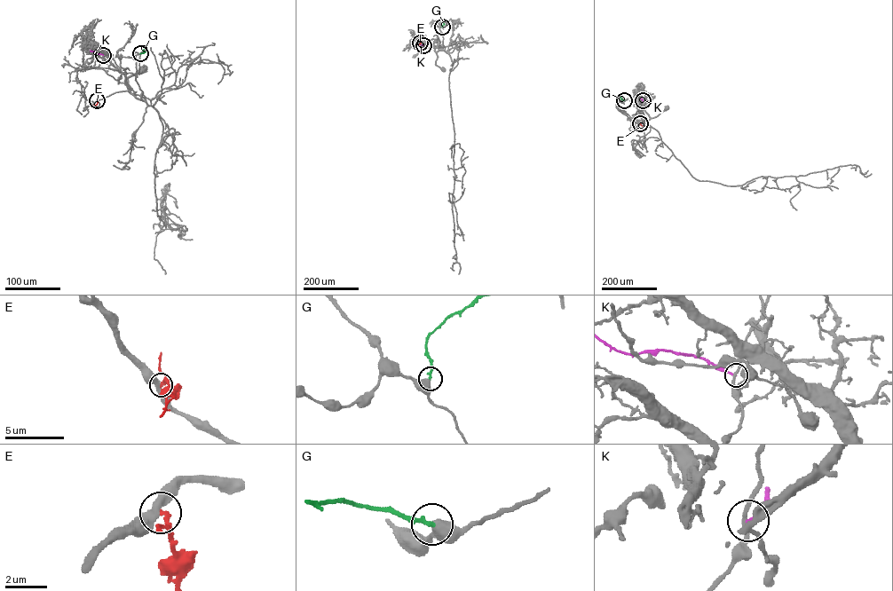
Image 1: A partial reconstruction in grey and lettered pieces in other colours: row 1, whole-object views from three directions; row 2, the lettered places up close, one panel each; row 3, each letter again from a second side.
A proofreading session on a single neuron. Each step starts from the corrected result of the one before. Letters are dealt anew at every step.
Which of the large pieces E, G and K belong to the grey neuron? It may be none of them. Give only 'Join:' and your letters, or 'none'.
Join: none

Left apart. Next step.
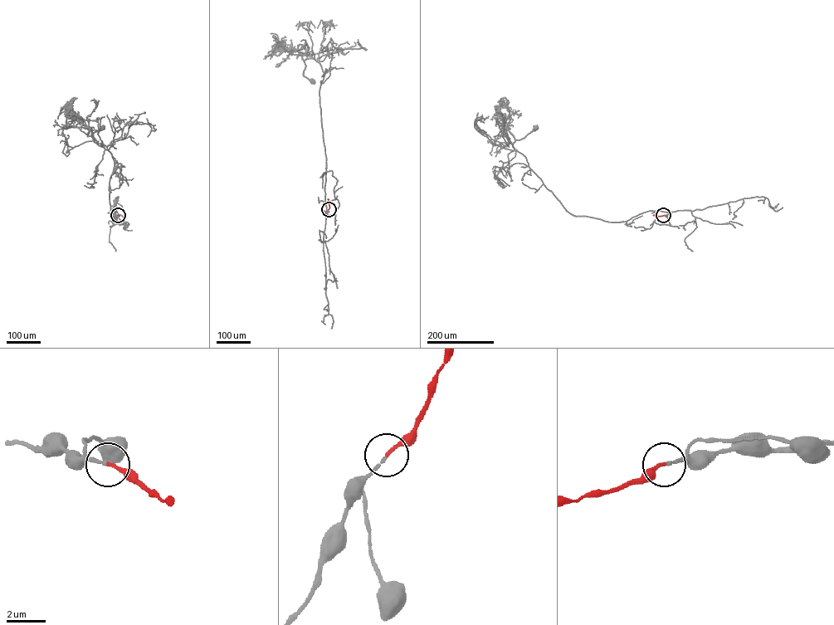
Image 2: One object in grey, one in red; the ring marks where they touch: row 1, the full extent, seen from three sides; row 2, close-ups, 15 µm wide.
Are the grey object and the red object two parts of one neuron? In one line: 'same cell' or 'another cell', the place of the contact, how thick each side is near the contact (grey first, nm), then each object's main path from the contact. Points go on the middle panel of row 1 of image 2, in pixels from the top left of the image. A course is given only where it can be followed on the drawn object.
same cell; place (329, 209); calibres 150 and 160 nm; course grey (329, 209), (326, 214), (326, 156), (319, 95), (324, 73), (319, 62), (306, 58), (303, 75), (313, 82); course red (329, 209), (328, 198)

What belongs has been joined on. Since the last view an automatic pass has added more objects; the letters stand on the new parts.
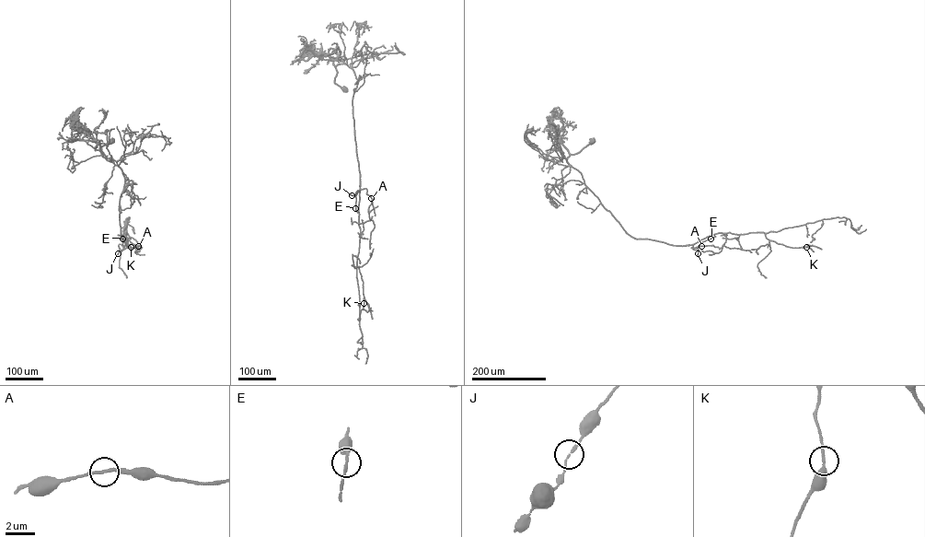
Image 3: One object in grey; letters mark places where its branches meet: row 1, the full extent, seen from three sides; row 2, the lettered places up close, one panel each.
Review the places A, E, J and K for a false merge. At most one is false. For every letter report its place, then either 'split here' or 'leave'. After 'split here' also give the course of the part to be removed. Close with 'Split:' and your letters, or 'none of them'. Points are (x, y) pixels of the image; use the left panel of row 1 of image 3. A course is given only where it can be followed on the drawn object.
A: place (138, 246); leave
E: place (122, 239); leave
J: place (118, 253); leave
K: place (131, 247); leave
Split: none of them

